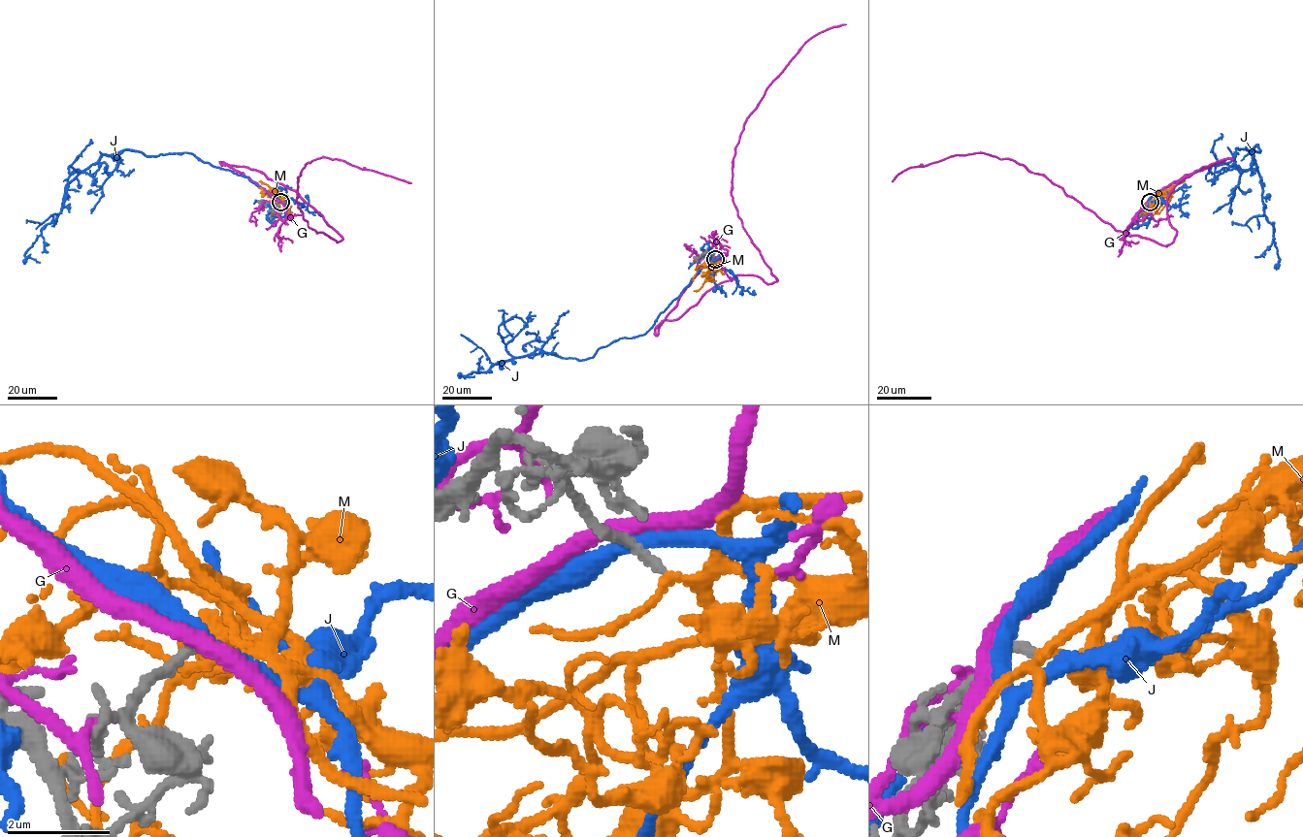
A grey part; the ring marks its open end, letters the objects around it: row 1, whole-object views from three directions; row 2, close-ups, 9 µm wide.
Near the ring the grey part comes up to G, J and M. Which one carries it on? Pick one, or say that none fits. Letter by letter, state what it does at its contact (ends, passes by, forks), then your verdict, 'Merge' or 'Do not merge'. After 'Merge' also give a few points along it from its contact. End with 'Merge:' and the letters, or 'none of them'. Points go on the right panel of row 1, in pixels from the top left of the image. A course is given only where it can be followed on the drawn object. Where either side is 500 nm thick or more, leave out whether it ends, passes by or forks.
G: It passes by. Do not merge
J: It passes by. Do not merge
M: It forks there. Merge. Its course: (1150, 201), (1184, 179)
Merge: M

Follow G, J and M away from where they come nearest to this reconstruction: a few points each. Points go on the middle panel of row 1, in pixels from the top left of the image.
G: (713, 258), (666, 320), (736, 275), (776, 281), (732, 200), (734, 146), (804, 45), (846, 24)
J: (714, 258), (644, 334), (613, 340), (585, 359), (537, 349), (459, 377), (474, 375)
M: (715, 259), (718, 268), (714, 275), (694, 291)

